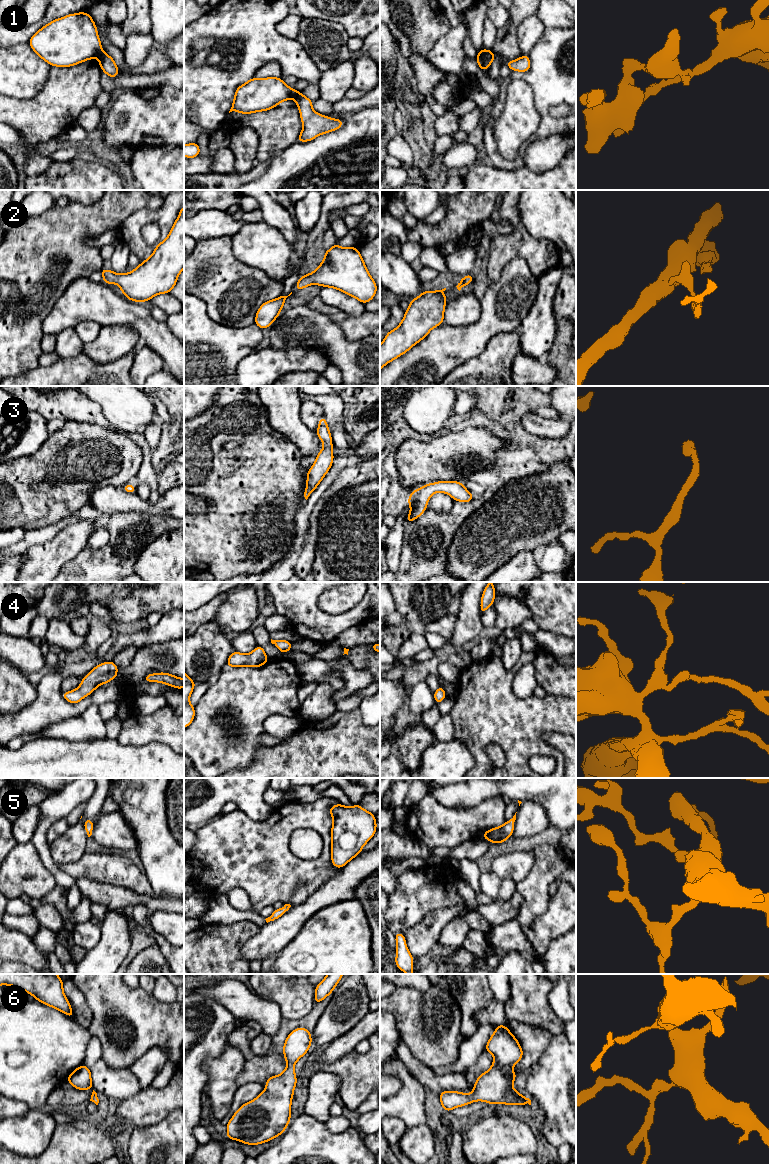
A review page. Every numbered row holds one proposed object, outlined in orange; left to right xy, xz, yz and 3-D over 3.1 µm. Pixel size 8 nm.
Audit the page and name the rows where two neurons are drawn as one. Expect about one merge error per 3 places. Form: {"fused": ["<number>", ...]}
{"fused": ["1"]}

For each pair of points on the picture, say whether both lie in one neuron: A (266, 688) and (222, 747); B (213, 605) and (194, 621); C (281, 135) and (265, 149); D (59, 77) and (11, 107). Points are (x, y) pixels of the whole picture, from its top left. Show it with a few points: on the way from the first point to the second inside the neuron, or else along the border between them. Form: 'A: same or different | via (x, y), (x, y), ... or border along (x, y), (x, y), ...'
A: same | via (250, 704), (241, 713), (240, 728), (231, 731)
B: same | via (208, 610), (199, 617)
C: same | via (277, 137), (269, 145)
D: same | via (51, 90), (34, 107), (24, 107)

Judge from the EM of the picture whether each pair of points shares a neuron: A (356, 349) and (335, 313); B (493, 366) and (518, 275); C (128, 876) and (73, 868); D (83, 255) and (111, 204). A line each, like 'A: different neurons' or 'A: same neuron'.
A: different neurons
B: different neurons
C: same neuron
D: same neuron

